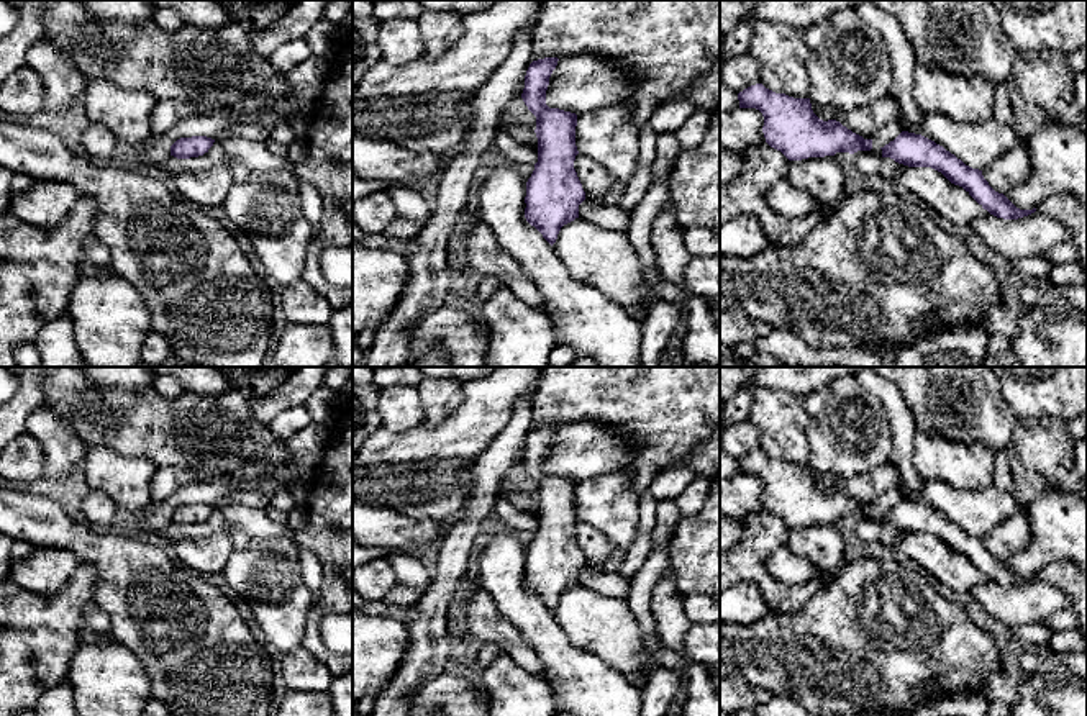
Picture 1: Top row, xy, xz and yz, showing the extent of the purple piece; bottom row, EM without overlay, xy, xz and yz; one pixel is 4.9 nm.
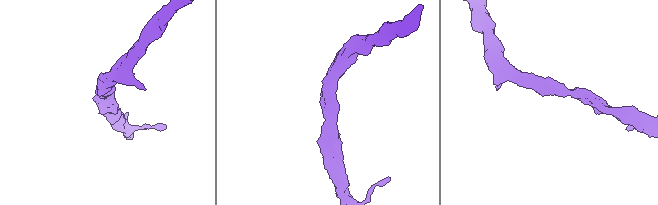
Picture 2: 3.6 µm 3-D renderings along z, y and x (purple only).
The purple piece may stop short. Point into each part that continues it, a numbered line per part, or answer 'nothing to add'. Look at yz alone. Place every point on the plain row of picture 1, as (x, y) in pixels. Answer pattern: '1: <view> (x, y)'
nothing to add

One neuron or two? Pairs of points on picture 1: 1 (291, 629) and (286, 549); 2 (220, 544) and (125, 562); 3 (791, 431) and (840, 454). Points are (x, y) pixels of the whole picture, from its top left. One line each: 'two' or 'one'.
1: one
2: two
3: two

